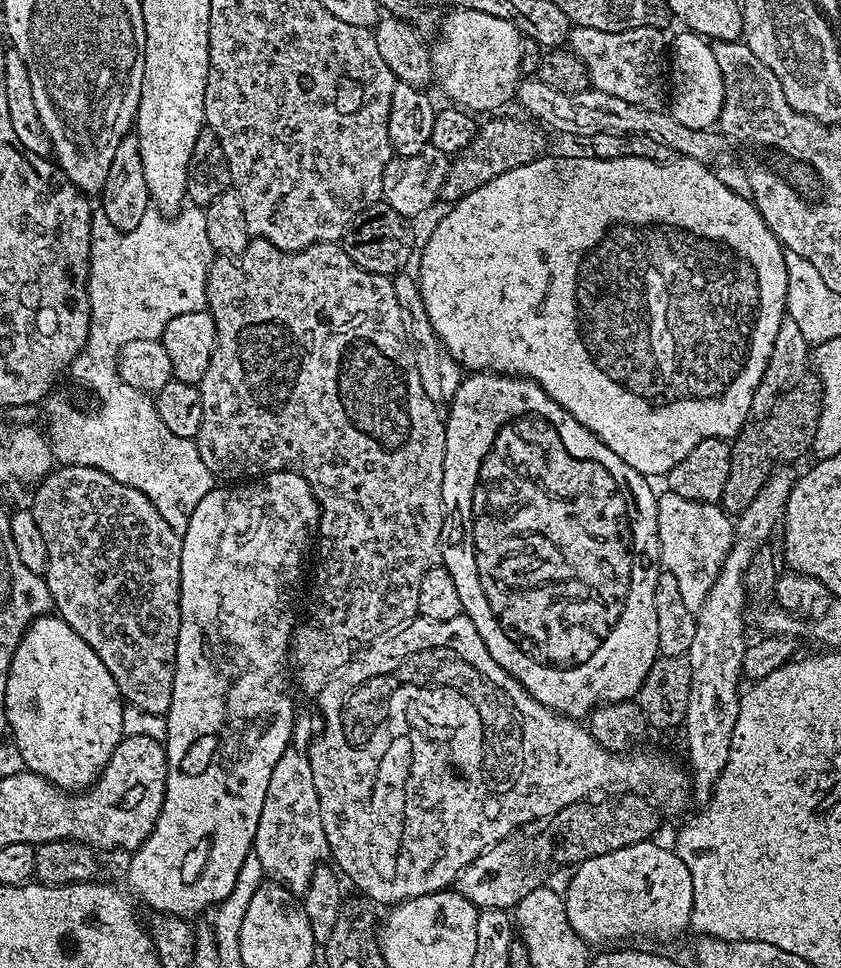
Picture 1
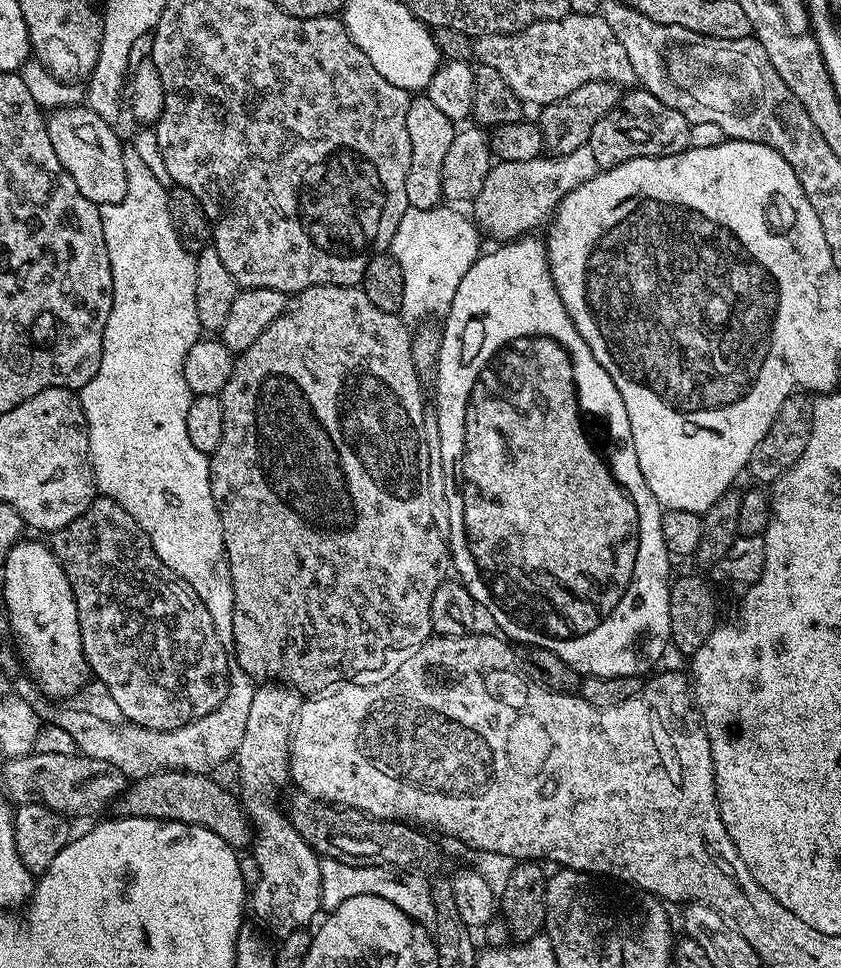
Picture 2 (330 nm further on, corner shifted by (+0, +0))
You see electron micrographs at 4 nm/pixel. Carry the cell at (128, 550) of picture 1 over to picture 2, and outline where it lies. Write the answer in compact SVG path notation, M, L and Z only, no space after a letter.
M108 496L93 499L92 505L81 516L74 518L74 522L51 533L50 547L58 558L62 570L66 570L66 578L74 590L74 602L78 606L78 622L82 634L84 661L88 663L91 675L95 679L97 676L104 683L109 698L116 703L116 708L124 715L120 716L125 721L154 731L172 731L210 714L221 704L226 698L230 679L230 652L229 649L222 646L220 635L214 630L210 610L206 610L202 598L198 598L198 594L194 594L192 587L181 576L174 574L174 570L170 570L170 566L166 566L162 562L162 558L158 558L148 535L140 529L138 522L134 522L134 518L130 518L130 514L126 514L126 510L122 510L120 503L111 500Z

